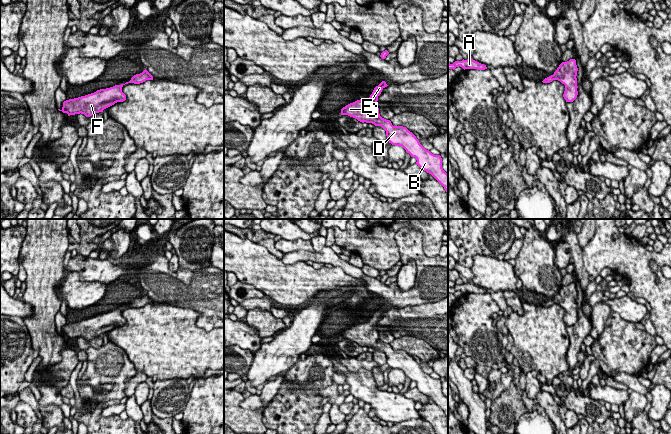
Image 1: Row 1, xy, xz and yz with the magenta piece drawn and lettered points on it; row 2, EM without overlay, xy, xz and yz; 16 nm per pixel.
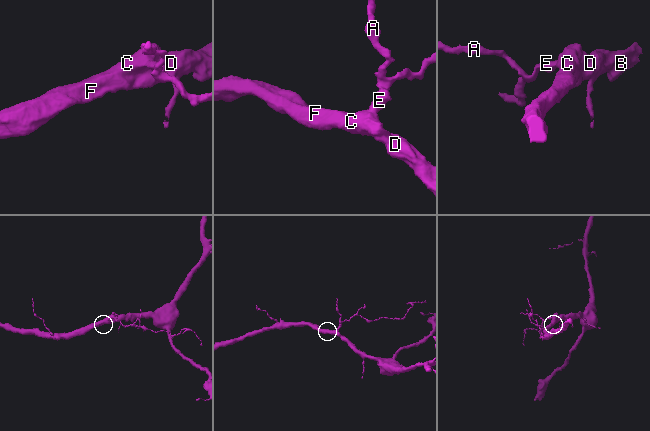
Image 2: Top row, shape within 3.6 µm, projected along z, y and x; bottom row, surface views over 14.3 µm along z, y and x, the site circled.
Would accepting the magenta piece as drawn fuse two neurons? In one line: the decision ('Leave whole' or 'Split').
Leave whole

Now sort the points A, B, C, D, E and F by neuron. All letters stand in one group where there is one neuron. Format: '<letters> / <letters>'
A B C D E F

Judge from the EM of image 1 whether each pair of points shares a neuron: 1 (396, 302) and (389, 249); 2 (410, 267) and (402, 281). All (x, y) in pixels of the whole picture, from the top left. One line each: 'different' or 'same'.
1: different
2: same

